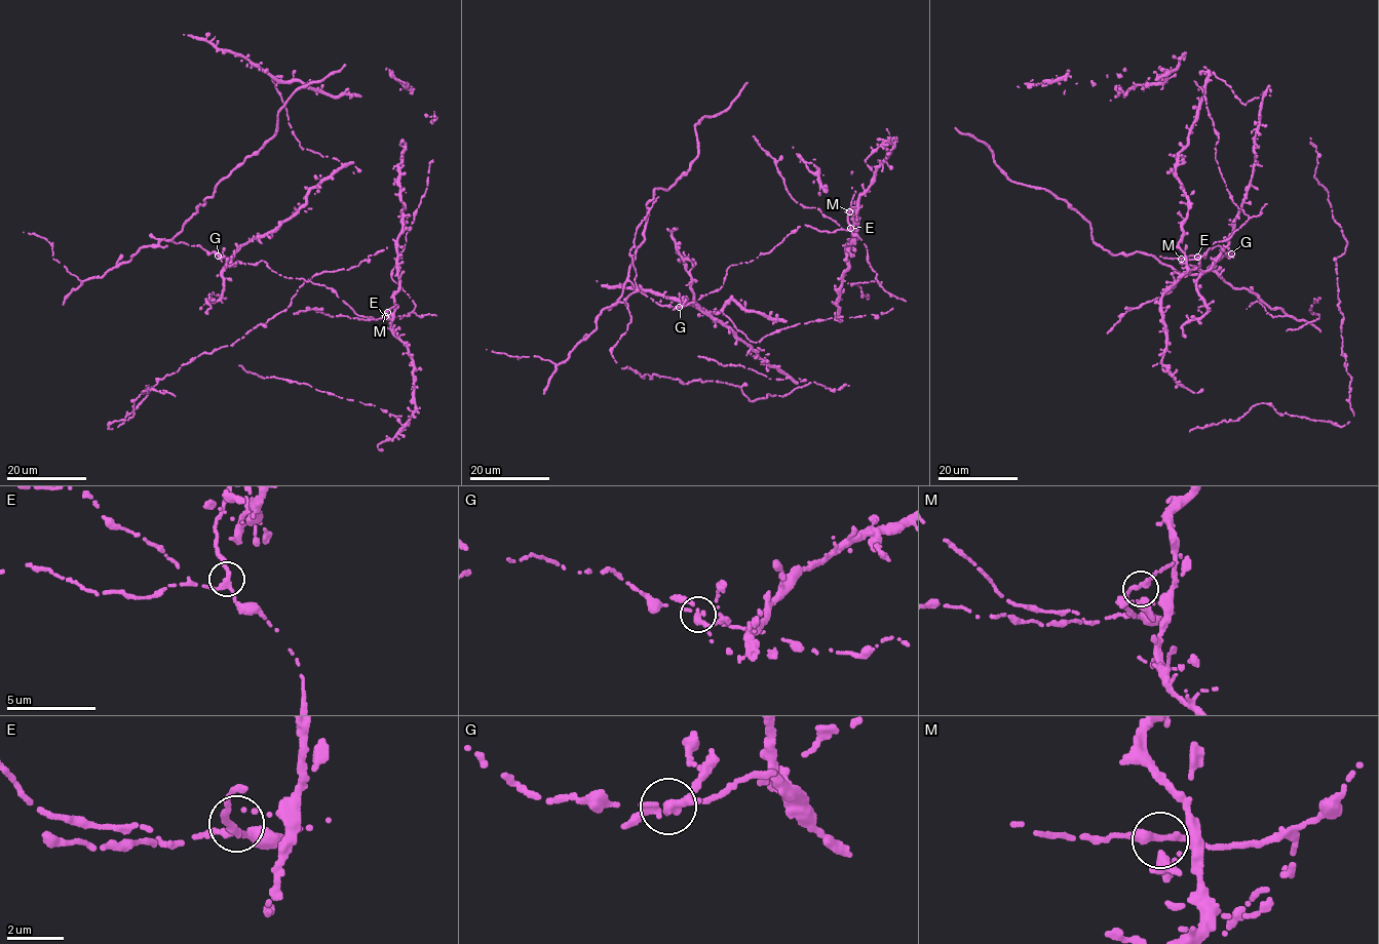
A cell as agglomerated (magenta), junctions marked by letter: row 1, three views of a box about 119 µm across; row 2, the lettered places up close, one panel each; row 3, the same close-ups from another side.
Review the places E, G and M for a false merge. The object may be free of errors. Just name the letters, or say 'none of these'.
G

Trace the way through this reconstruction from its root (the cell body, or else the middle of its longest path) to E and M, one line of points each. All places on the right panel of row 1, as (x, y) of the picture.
E: (1221, 247), (1212, 247), (1204, 258), (1199, 253), (1188, 257), (1185, 265), (1198, 267), (1201, 264), (1197, 257)
M: (1221, 247), (1212, 247), (1204, 258), (1198, 253), (1185, 259), (1185, 265), (1198, 267), (1198, 258), (1181, 259)

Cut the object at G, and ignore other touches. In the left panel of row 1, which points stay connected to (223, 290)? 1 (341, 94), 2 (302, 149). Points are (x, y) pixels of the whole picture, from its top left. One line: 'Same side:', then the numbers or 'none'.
Same side: 1, 2

